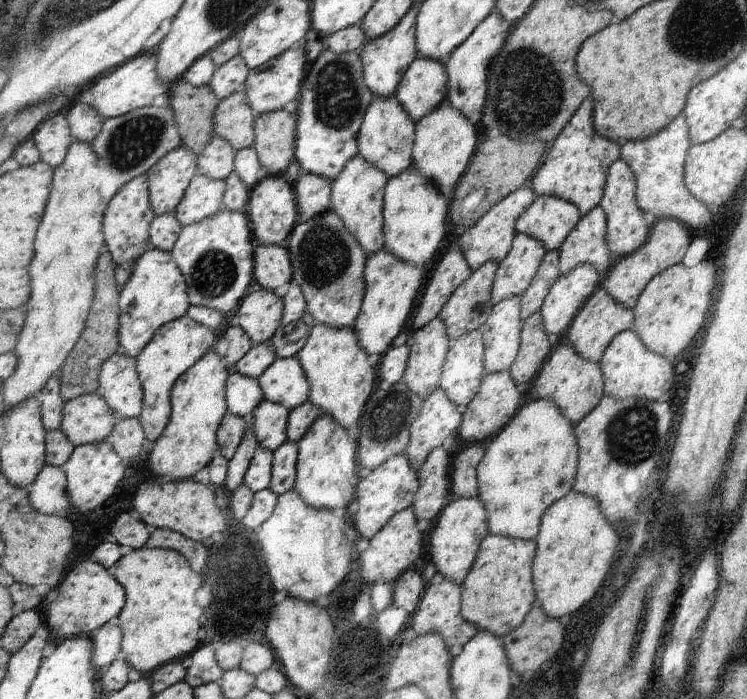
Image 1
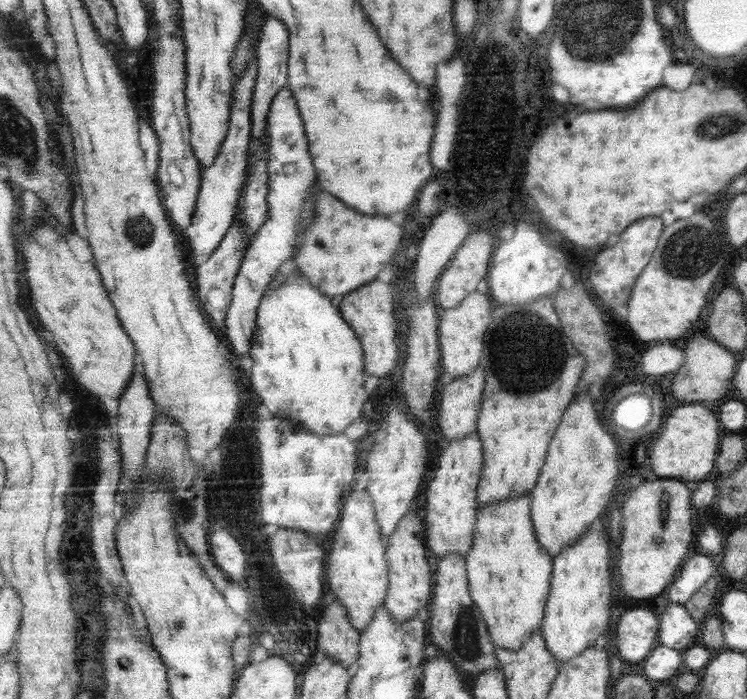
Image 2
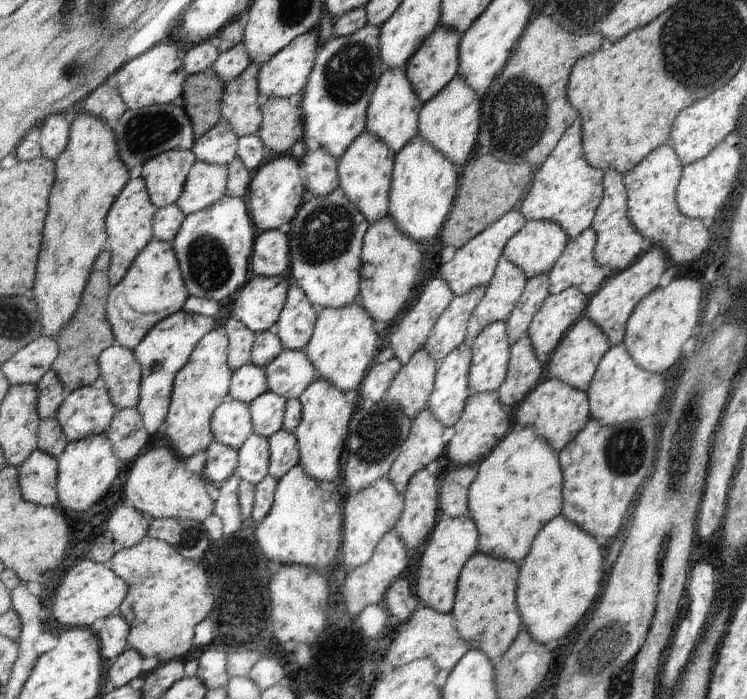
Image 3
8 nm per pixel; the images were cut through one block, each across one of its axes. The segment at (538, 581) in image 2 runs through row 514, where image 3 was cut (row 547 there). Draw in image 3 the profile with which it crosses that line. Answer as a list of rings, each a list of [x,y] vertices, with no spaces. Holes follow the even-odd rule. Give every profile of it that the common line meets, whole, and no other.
[[[533,426],[515,428],[479,465],[479,472],[469,491],[469,510],[480,532],[479,552],[522,566],[530,554],[538,534],[558,516],[564,505],[564,474],[560,452],[545,437],[539,436]]]

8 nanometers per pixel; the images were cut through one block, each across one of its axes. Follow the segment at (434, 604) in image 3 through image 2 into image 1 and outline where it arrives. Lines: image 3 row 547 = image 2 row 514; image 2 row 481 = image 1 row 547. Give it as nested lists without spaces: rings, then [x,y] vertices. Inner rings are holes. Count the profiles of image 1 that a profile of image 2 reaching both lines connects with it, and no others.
[[[455,497],[442,511],[431,534],[430,557],[436,566],[436,578],[450,579],[463,584],[478,560],[482,543],[490,535],[490,517],[479,497]]]

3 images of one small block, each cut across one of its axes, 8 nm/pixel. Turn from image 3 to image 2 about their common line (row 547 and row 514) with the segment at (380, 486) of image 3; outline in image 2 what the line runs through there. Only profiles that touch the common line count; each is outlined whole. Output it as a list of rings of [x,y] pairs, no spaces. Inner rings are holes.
[[[366,490],[351,492],[344,504],[341,519],[338,521],[338,528],[335,532],[335,540],[332,543],[331,554],[328,555],[328,568],[326,570],[328,583],[328,598],[339,599],[347,609],[349,609],[349,619],[352,620],[355,628],[362,634],[369,627],[375,618],[375,613],[379,610],[379,605],[385,603],[390,588],[390,568],[387,561],[387,541],[382,536],[381,527],[377,520],[377,510],[375,509],[374,498]]]

